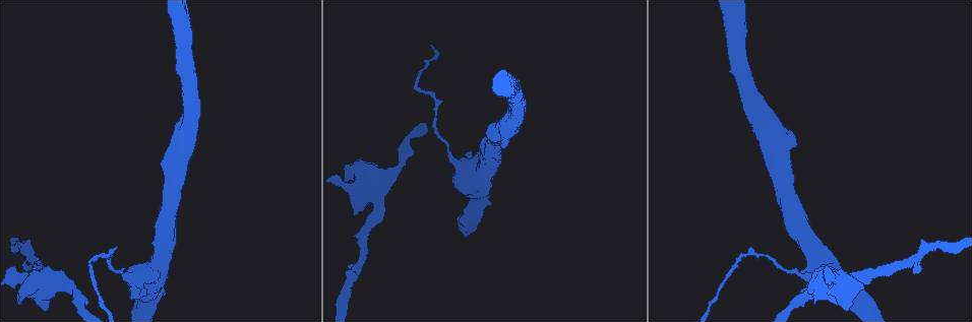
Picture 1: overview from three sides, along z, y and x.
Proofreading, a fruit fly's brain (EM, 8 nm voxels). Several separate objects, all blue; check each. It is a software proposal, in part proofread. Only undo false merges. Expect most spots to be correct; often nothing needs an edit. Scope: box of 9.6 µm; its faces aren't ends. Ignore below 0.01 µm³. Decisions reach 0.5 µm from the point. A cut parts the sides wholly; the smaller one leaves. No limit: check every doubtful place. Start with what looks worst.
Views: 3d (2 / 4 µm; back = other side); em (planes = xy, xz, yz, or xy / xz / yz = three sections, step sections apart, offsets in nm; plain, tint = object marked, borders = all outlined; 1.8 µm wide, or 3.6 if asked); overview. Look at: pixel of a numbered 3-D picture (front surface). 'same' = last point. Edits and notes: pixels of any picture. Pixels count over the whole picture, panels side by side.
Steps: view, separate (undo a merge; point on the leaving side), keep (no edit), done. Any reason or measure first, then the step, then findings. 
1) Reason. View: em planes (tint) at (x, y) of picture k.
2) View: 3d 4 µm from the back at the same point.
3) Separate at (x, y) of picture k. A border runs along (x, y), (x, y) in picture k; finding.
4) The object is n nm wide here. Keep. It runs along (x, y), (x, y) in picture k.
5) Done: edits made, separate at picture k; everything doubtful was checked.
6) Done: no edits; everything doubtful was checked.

Two arms in line, one across. View: 3d 4 µm at (805, 275) of picture 1.

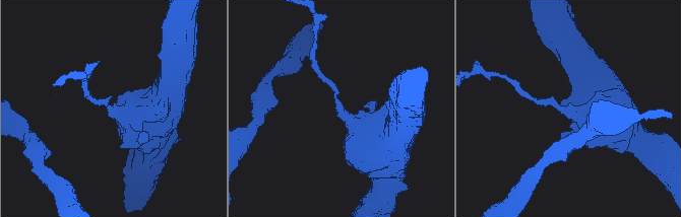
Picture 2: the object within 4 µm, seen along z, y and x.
View: em planes (tint) at (340, 109) of picture 2.

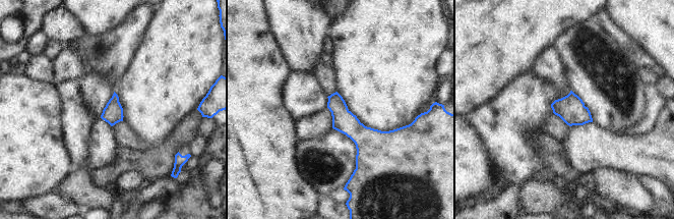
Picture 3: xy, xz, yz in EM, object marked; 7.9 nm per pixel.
The object is 160 nm wide here. Keep. All the same neuron.

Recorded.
Calibre changes. View: 3d 4 µm at (816, 293) of picture 1.

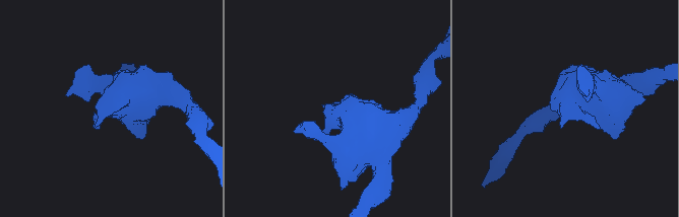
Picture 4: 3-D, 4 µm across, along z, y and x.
Now the EM. View: em 3.6 µm yz step 8 (tint) at (102, 111) of picture 4.

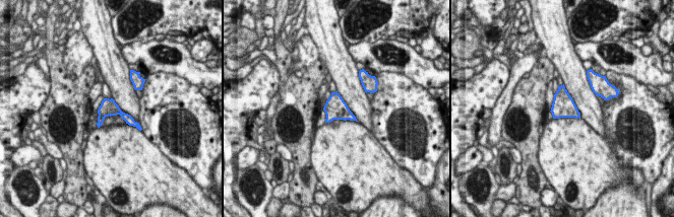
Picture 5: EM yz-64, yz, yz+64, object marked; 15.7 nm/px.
The object is 260 nm wide here. Keep. One neuron here.

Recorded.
Calibre changes. View: 3d 4 µm at (479, 195) of picture 1.

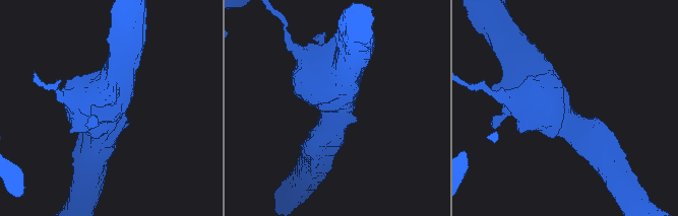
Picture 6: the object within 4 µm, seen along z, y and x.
Now the EM. View: em 3.6 µm xy step 16 (tint) at (562, 115) of picture 6.

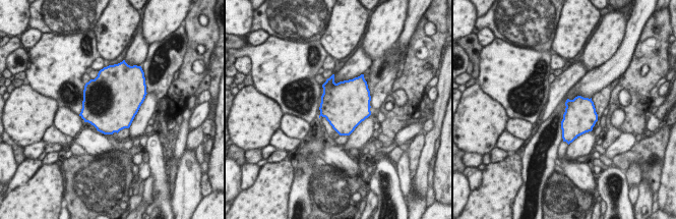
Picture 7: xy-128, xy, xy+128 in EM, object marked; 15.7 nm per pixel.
Keep. All the same neuron.

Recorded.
Sudden change in width. View: em planes (tint) at (57, 282) of picture 1.

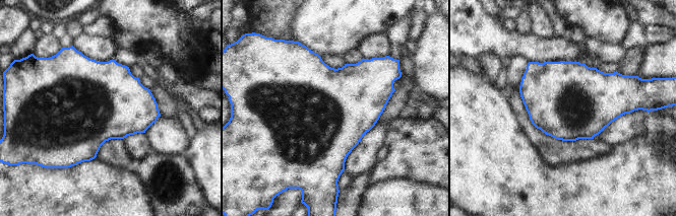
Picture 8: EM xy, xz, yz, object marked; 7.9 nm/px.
Keep. Continuous, no second neuron.

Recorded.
Done: no edits; everything doubtful was checked.

